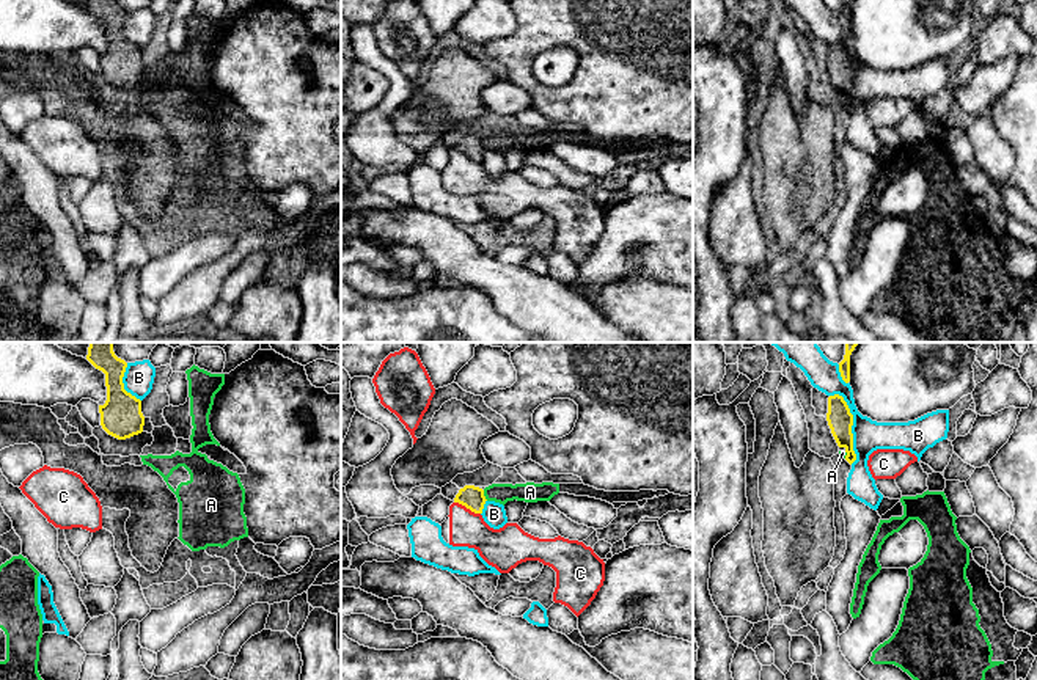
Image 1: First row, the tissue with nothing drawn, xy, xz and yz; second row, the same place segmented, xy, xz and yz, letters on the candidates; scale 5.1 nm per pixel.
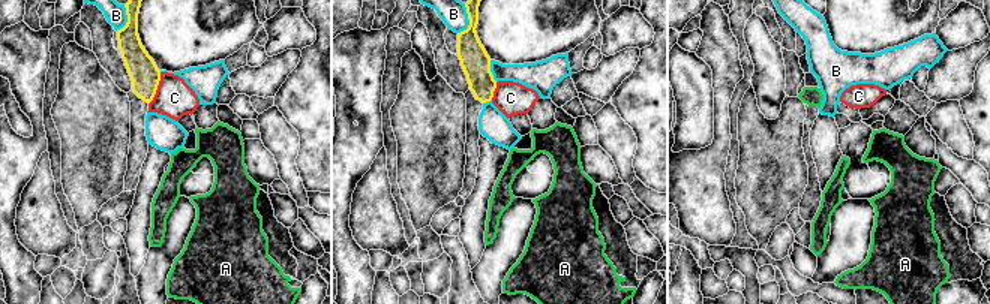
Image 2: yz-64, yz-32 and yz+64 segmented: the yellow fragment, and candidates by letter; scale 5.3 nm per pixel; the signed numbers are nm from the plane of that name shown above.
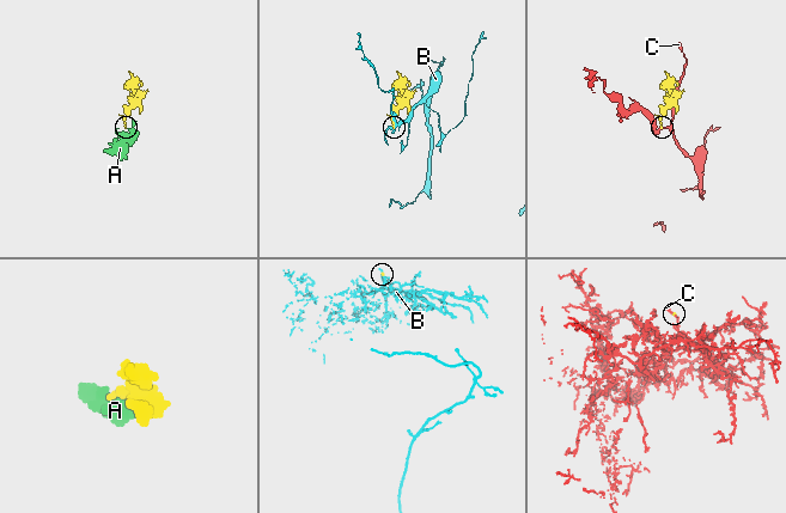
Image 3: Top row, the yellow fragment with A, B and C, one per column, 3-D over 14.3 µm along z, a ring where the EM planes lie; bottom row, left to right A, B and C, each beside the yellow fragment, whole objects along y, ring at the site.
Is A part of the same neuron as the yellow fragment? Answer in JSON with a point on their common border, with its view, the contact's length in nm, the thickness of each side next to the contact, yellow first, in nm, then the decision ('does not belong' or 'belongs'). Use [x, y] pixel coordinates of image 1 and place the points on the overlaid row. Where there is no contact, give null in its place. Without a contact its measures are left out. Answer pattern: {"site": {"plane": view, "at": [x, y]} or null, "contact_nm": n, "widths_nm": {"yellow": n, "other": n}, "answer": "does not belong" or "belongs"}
{"site": {"plane": "xz", "at": [483, 495]}, "contact_nm": 60, "widths_nm": {"yellow": 120, "other": 110}, "answer": "does not belong"}

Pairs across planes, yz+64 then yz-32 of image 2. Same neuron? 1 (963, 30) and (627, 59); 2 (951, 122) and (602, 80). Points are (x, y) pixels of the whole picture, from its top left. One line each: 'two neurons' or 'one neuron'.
1: two neurons
2: two neurons

